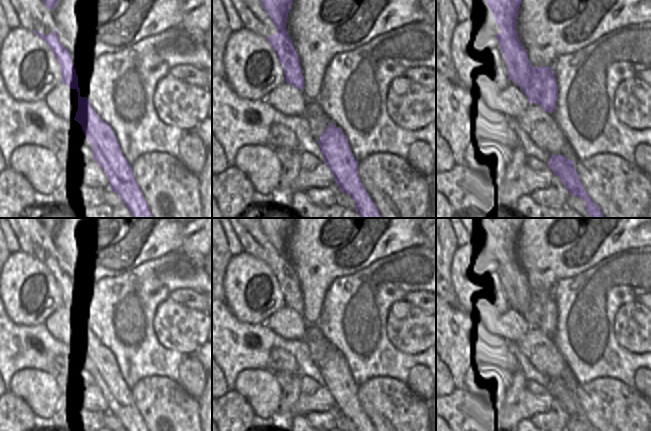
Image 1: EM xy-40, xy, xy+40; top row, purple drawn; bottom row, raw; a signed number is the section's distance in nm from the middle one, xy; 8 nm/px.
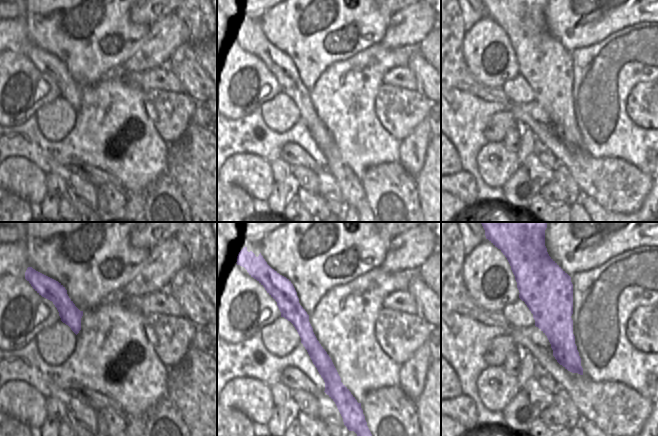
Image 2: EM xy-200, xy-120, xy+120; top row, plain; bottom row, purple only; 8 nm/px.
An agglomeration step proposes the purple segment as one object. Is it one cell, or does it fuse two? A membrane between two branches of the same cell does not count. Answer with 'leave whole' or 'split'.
split

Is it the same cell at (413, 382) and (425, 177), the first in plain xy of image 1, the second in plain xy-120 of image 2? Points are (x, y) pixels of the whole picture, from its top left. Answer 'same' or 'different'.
different

